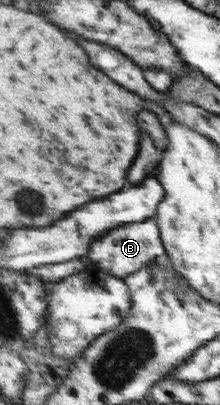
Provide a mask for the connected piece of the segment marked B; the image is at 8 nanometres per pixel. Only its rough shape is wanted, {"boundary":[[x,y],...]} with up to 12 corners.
{"boundary":[[157,219],[99,237],[88,260],[127,278],[167,258]]}

